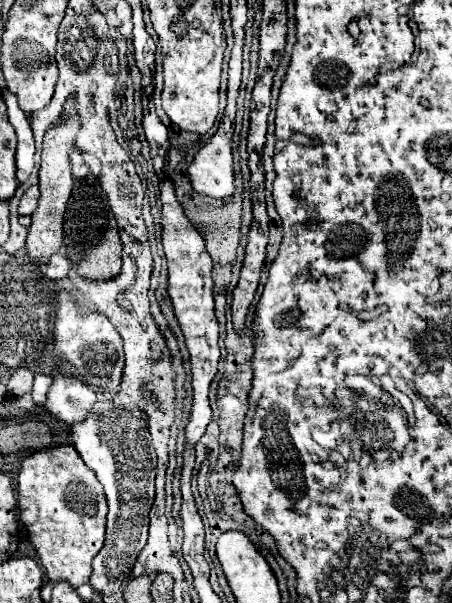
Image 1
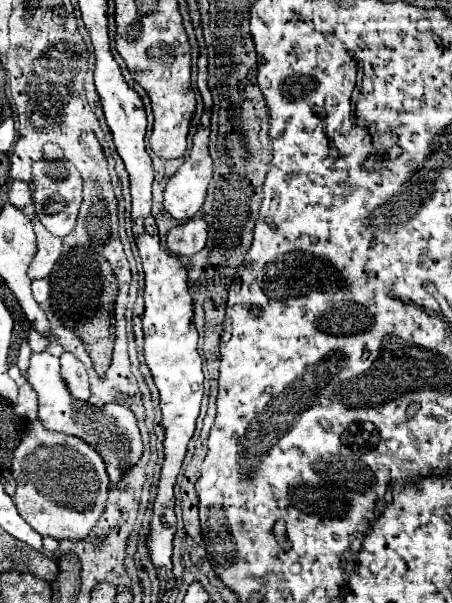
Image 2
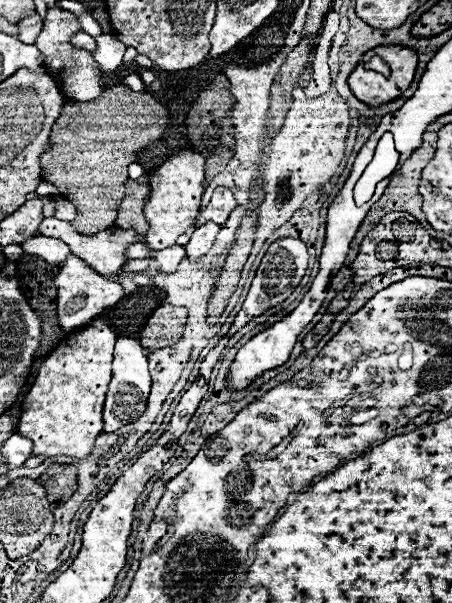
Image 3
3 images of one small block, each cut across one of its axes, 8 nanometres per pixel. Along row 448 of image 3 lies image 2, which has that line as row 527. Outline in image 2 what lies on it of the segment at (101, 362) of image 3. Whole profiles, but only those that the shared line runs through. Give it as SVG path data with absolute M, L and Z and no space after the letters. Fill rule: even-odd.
M40 420L30 422L28 432L14 450L12 472L18 478L18 488L14 494L18 514L42 536L72 542L84 540L104 512L110 484L106 464L102 456L78 436L52 432L44 428ZM46 470L50 474L42 474Z

